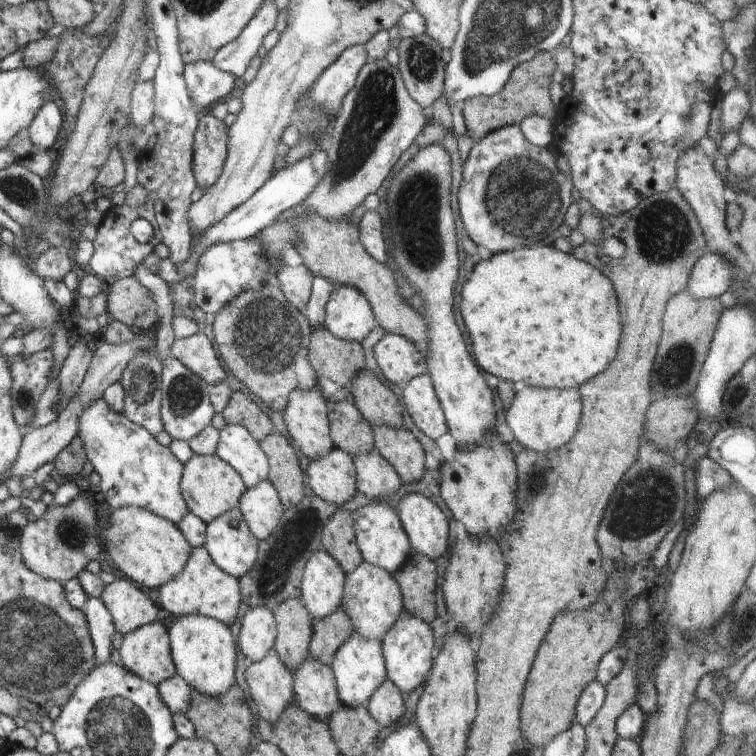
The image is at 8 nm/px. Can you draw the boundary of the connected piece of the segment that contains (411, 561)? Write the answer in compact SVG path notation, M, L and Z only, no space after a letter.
M412 552L393 577L401 588L404 611L432 624L436 618L436 589L440 585L435 561Z

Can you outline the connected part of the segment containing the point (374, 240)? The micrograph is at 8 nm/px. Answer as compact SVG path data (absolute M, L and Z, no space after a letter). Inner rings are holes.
M367 209L358 223L358 230L360 230L360 240L364 250L382 264L386 264L390 257L389 248L386 245L386 240L382 234L384 228L384 219L378 211Z

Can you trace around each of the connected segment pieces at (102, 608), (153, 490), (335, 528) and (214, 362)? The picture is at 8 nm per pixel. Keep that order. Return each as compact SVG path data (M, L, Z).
M88 597L81 608L86 616L91 640L94 646L95 658L98 664L112 662L112 638L116 633L112 615L101 598Z
M102 397L82 412L77 435L82 440L88 462L94 467L93 471L100 475L97 494L108 502L110 508L144 508L174 524L189 513L180 490L184 464L145 428L130 422L123 414L112 412Z
M338 507L324 524L321 542L322 547L338 561L346 574L362 564L363 558L354 532L354 515L343 507Z
M202 331L186 338L175 338L170 355L208 384L222 384L227 381L212 343Z

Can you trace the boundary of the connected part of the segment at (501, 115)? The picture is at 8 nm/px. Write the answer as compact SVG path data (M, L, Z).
M539 53L534 59L518 64L511 71L510 78L504 88L494 96L475 96L466 100L461 107L467 128L467 136L478 141L492 131L503 127L507 128L509 125L519 125L530 114L538 114L538 116L553 120L556 114L559 113L560 108L550 98L551 73L556 68L558 66L552 53Z

